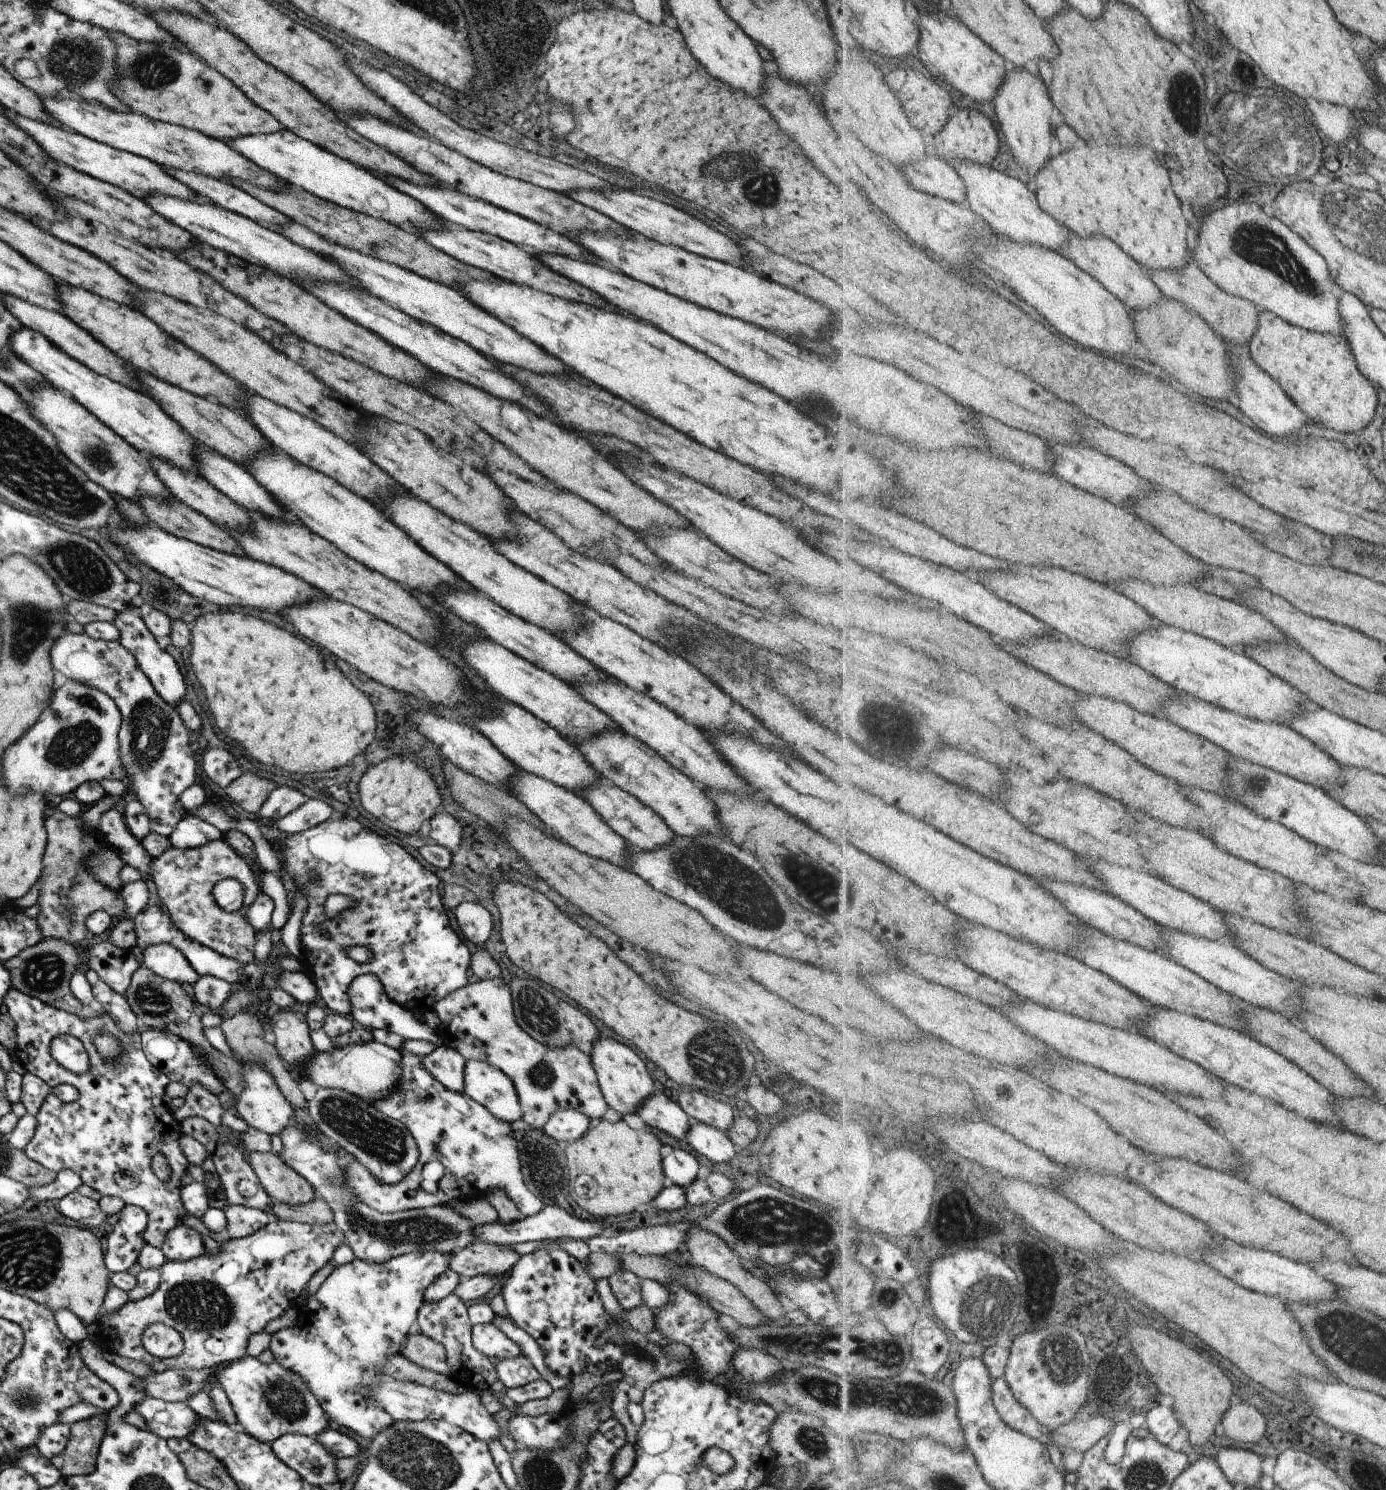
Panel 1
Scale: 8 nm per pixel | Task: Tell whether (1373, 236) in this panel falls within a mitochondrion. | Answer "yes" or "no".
yes

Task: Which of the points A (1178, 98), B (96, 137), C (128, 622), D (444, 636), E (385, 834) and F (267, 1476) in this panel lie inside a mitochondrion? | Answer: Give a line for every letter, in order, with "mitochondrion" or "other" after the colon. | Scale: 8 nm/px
A: mitochondrion
B: other
C: other
D: other
E: other
F: mitochondrion

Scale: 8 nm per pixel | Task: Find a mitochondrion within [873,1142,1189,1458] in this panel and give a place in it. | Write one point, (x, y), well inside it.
(1042, 1348)

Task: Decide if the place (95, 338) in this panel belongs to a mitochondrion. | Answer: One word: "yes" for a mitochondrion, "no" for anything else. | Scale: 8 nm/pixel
no

